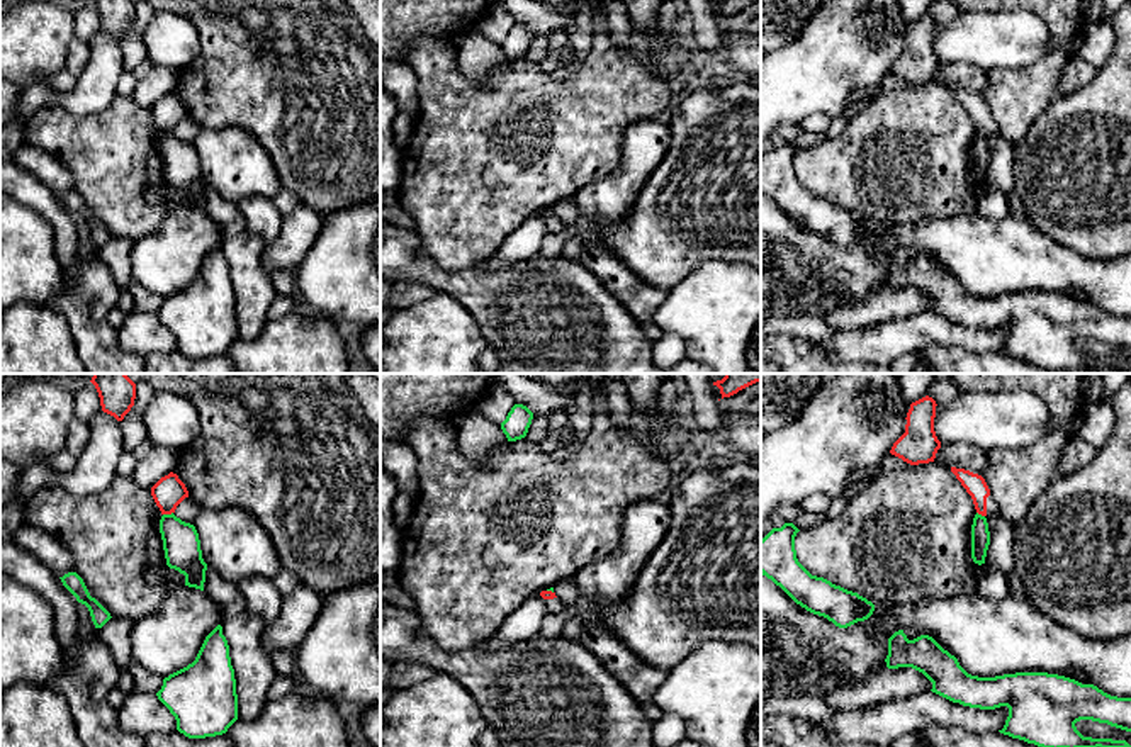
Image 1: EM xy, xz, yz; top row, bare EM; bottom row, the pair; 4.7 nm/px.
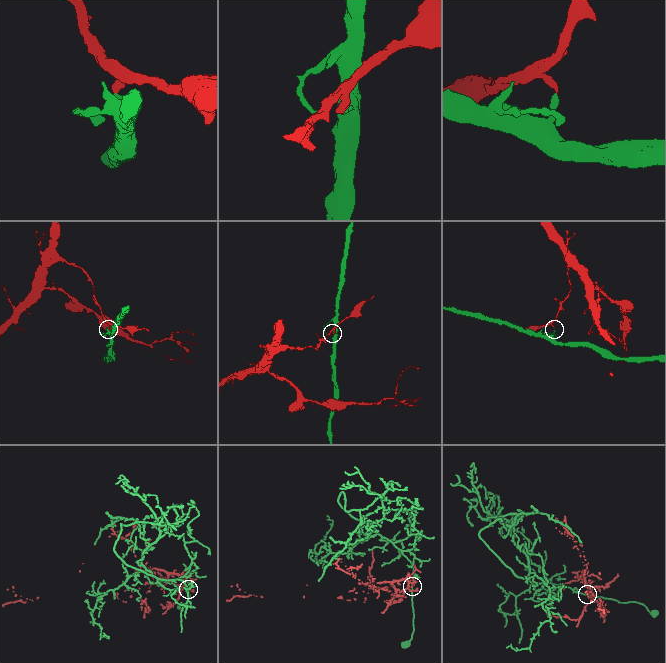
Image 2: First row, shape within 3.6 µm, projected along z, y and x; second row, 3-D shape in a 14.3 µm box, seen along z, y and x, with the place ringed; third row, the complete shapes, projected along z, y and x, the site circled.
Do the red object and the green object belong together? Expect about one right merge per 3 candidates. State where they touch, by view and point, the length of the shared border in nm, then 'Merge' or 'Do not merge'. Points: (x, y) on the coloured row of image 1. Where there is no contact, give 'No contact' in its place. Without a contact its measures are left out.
Touches red at xy (167, 513). Shared border 50 nm. Do not merge

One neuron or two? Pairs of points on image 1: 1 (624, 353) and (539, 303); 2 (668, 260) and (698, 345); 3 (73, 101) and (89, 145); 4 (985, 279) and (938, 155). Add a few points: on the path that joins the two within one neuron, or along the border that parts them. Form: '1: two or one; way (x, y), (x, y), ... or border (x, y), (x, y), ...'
1: one; way (603, 353), (590, 353), (559, 323)
2: two; border (710, 260), (698, 265), (668, 292)
3: two; border (114, 97), (95, 114), (39, 111)
4: two; border (977, 213), (921, 219)

